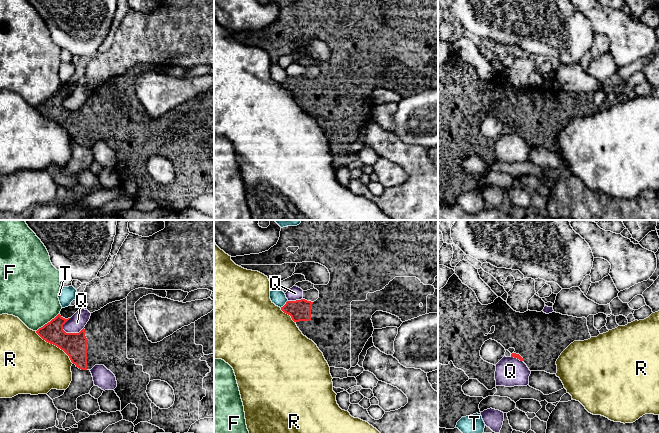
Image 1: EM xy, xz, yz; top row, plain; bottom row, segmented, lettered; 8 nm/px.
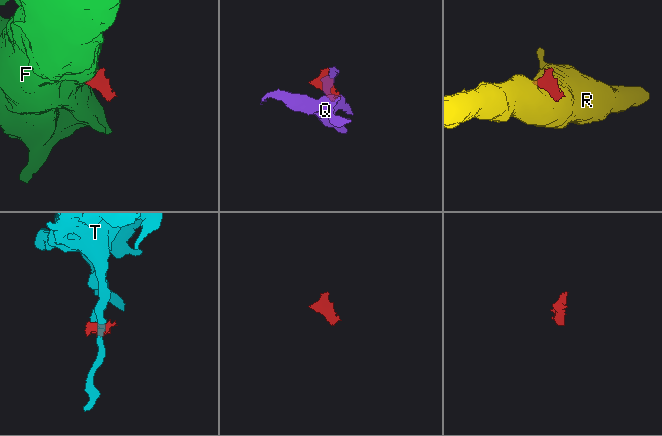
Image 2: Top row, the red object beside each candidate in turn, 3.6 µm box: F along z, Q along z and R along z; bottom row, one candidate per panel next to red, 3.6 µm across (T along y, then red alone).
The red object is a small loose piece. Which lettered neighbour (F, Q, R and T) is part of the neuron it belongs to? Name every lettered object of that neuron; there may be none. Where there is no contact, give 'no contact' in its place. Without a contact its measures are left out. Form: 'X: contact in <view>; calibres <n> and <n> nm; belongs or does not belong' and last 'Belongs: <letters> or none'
F: contact in xy; calibres 180 and 420 nm; does not belong
Q: contact in xy; calibres 190 and 140 nm; does not belong
R: contact in xy; calibres 190 and 460 nm; does not belong
T: contact in xz; calibres 180 and 120 nm; does not belong
Belongs: none

